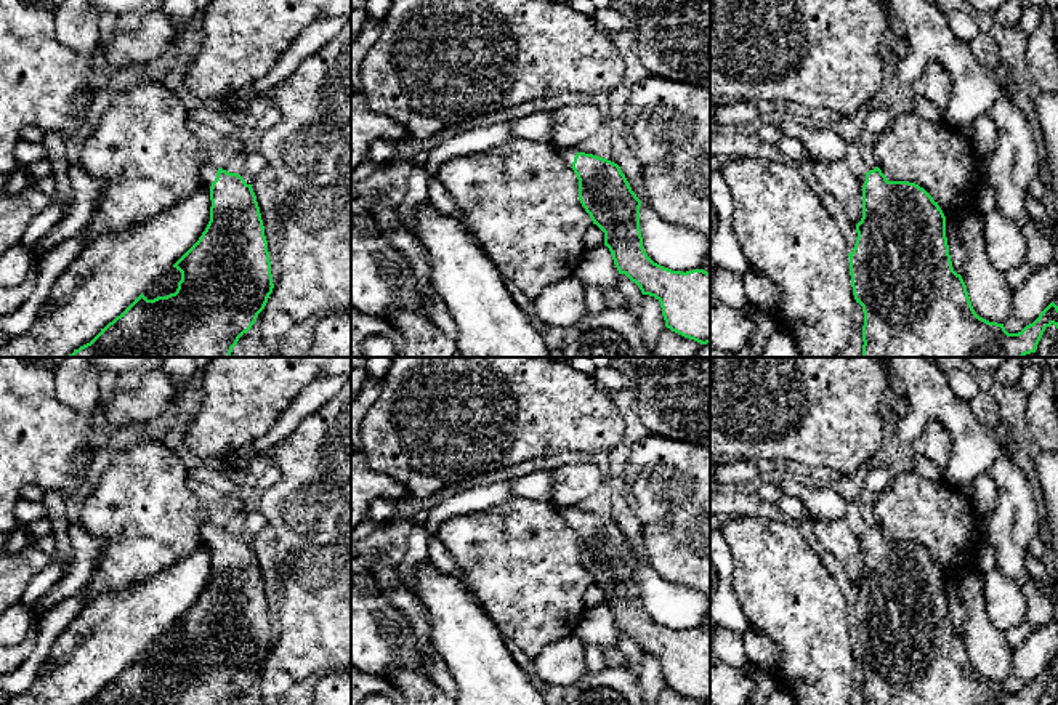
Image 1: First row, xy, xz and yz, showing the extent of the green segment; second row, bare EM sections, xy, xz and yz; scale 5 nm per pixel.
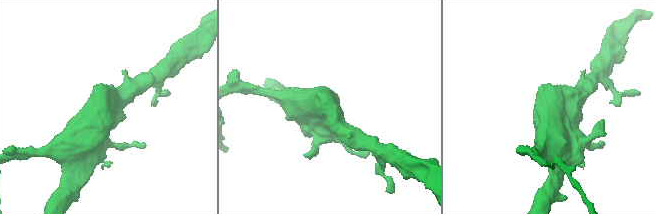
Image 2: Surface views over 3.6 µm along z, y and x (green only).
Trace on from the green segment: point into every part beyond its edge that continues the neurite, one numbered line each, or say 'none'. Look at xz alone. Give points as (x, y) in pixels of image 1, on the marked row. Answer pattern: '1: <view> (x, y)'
1: xz (568, 154)

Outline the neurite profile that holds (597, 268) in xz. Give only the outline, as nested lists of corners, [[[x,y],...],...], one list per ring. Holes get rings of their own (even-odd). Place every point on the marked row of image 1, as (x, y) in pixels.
[[[606,245],[585,250],[575,269],[575,276],[584,285],[600,288],[603,293],[619,287],[619,271]]]

